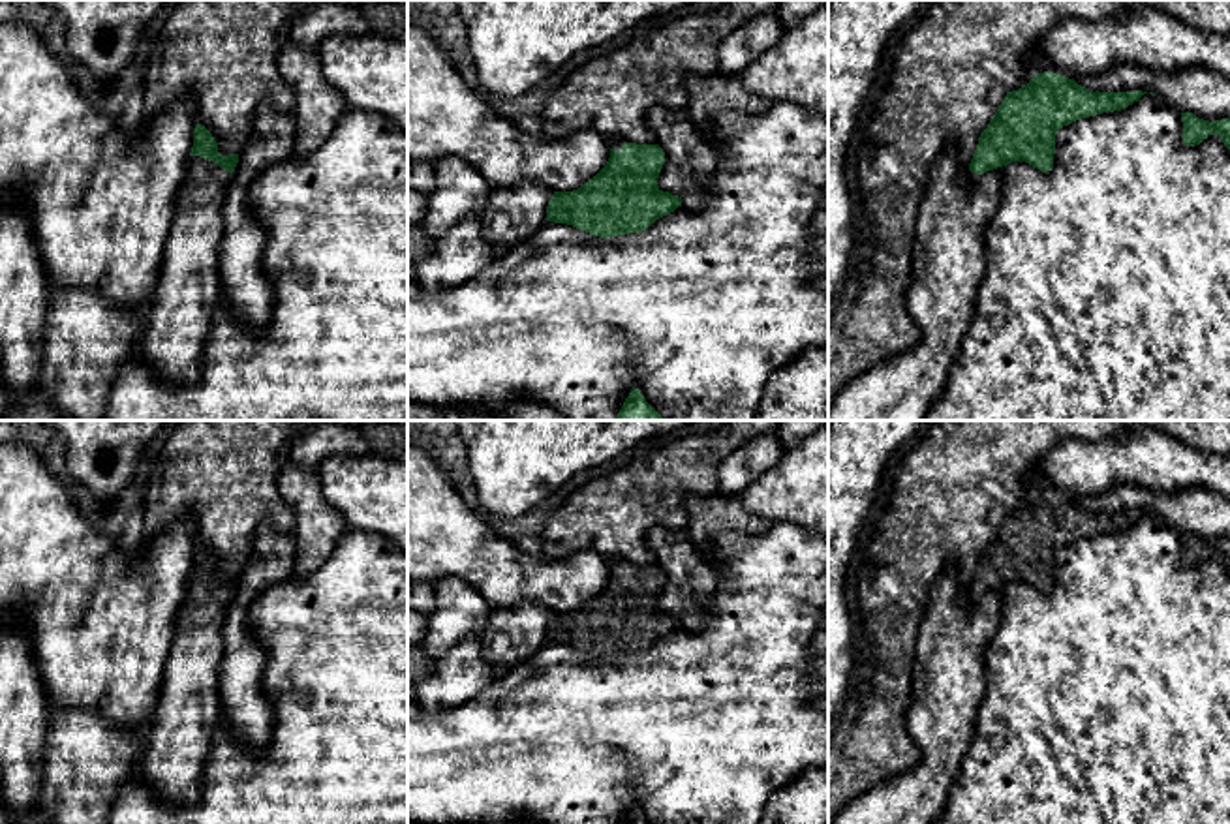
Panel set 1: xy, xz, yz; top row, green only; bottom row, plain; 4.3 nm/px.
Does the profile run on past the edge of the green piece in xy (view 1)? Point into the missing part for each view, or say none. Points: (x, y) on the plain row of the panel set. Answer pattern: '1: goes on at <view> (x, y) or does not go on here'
1: goes on at xy (177, 744)

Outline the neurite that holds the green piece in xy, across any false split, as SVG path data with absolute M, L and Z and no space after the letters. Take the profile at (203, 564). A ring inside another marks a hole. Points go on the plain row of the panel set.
M195 544L184 601L165 661L139 768L173 807L192 805L203 790L205 762L220 725L216 679L223 612L238 574L222 576L212 554Z

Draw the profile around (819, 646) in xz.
M828 606L823 612L823 625L809 646L809 653L813 657L828 657Z

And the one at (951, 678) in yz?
M946 567L937 576L920 625L913 702L907 711L907 730L922 753L920 764L881 786L869 788L839 811L832 824L935 824L945 813L986 696L984 646L997 631L1003 595L1005 586L975 599L960 584L954 567Z

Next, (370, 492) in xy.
M374 452L366 456L329 456L317 467L325 499L340 511L347 527L379 533L407 552L407 464Z

